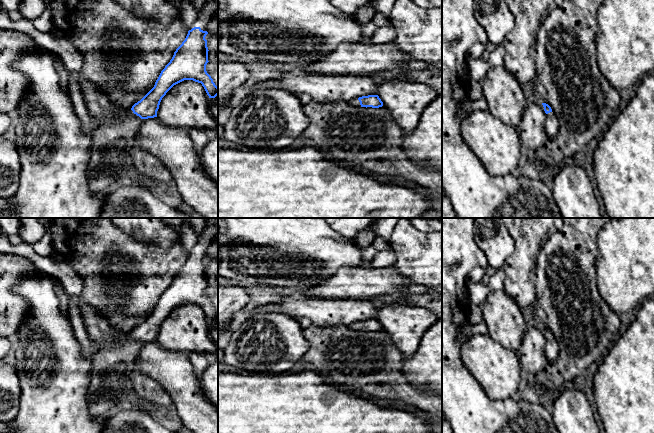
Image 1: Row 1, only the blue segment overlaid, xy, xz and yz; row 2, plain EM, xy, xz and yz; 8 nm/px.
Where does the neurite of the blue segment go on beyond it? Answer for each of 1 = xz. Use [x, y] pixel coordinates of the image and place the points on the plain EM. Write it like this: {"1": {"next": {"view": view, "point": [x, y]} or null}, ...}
{"1": {"next": {"view": "xz", "point": [355, 326]}}}

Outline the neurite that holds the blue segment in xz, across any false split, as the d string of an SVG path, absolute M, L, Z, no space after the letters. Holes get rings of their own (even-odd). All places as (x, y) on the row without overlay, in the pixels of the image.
M368 319L359 322L354 322L349 327L352 330L361 330L366 332L367 331L379 332L383 330L383 326L381 325L378 319Z

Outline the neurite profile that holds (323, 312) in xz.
M286 296L281 302L266 304L246 314L282 313L298 319L306 317L320 327L345 325L368 319L378 319L380 304L372 300L326 299L304 297L295 299Z

